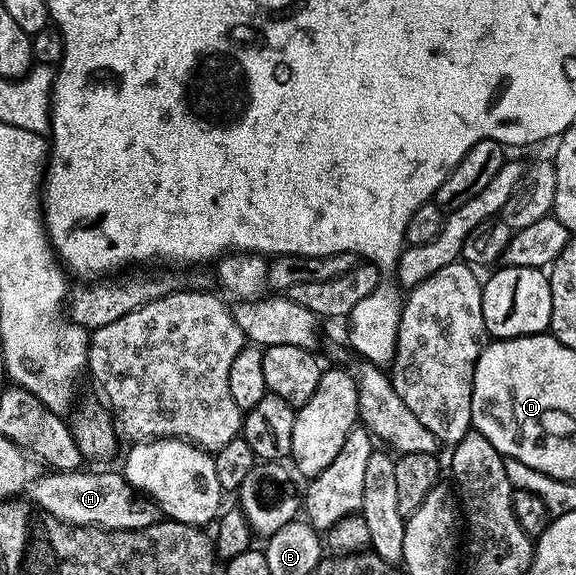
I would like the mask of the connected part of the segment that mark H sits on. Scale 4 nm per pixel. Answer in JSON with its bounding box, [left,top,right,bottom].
[28,471,160,530]

